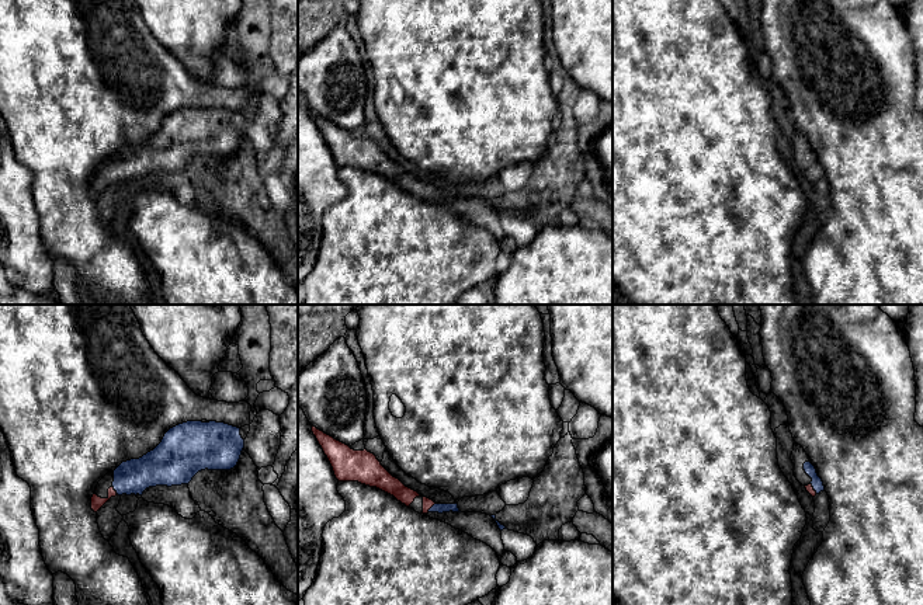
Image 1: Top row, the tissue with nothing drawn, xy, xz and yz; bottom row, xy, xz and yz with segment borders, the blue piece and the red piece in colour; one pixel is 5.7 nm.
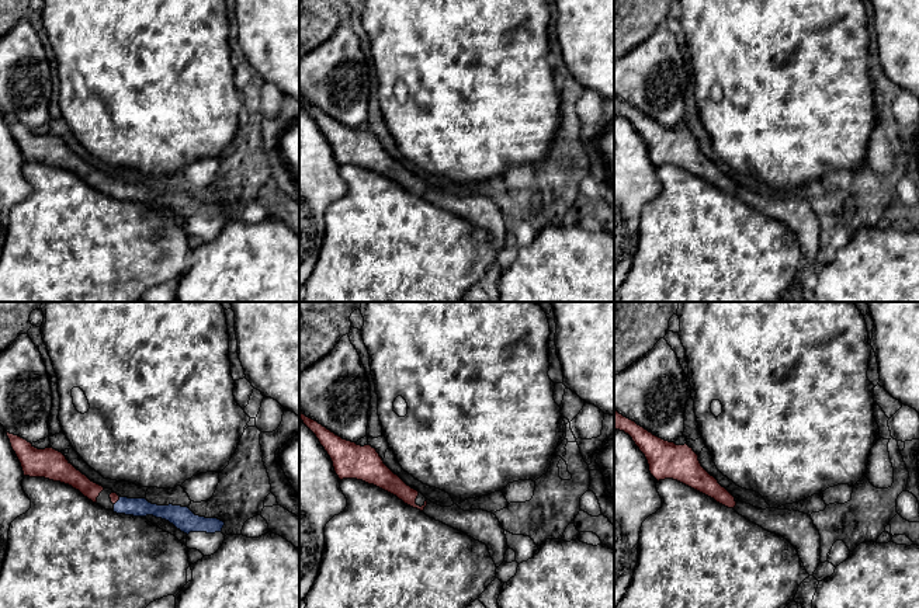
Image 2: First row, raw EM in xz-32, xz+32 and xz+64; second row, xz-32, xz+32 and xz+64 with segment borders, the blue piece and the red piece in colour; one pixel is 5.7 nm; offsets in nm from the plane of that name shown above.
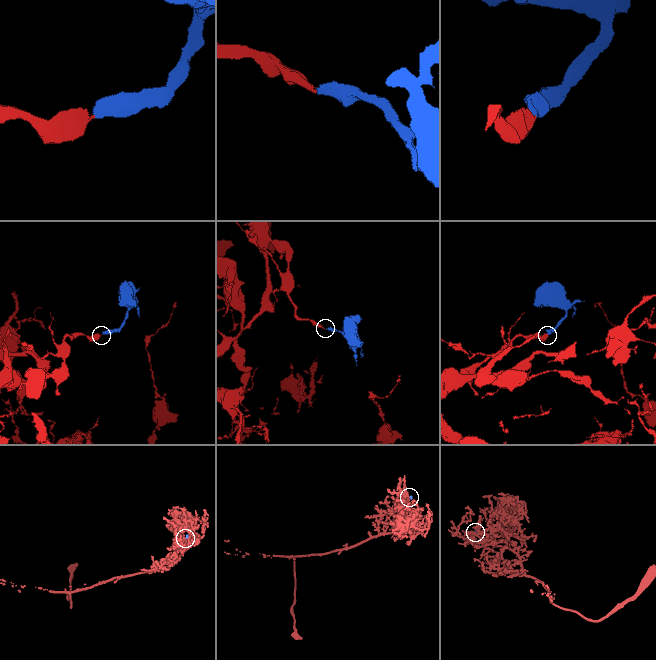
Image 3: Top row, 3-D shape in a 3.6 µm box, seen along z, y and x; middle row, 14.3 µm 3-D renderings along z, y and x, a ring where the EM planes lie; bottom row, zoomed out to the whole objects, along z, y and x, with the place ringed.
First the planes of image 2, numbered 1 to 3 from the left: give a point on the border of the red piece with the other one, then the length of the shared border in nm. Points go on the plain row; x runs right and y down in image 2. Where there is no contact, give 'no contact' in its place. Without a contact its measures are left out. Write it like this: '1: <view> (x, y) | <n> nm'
1: xz-32 (117, 187) | 60 nm
2: no contact
3: no contact

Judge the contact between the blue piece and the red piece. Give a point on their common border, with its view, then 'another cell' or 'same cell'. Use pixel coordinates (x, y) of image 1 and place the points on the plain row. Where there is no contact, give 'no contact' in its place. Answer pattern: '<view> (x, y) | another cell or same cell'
xy (114, 174) | same cell

